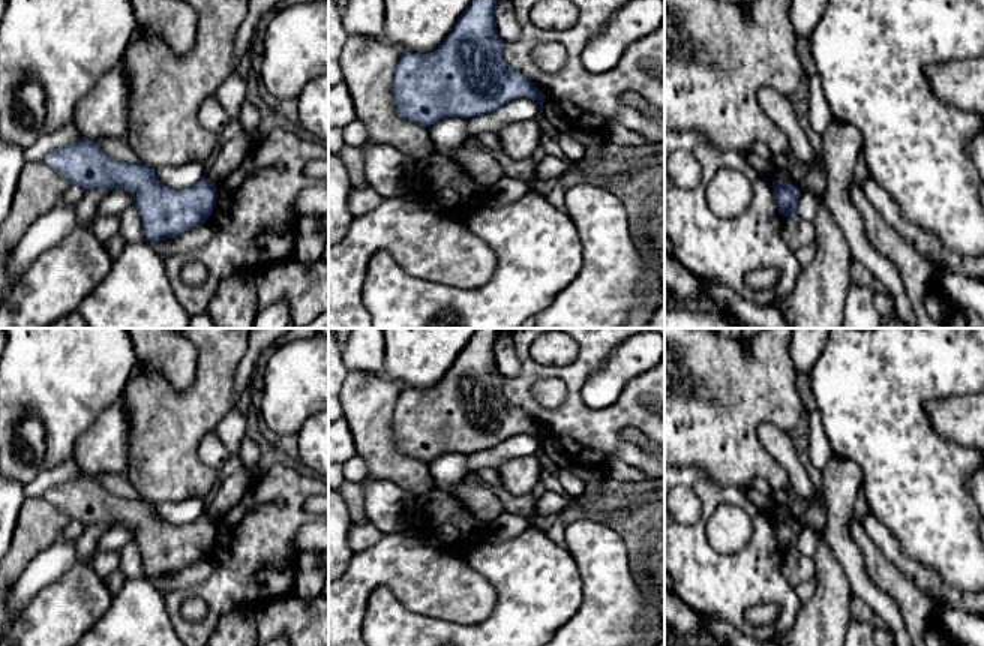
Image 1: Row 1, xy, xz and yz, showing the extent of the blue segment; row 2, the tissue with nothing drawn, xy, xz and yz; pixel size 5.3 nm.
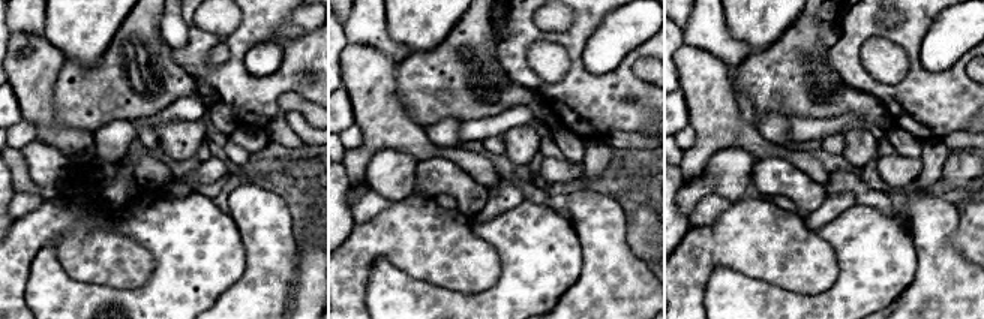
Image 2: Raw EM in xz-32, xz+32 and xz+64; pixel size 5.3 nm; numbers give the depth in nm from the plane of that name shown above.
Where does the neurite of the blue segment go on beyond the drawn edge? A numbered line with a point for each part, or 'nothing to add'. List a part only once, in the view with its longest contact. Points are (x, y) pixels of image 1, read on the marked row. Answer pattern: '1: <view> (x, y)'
nothing to add

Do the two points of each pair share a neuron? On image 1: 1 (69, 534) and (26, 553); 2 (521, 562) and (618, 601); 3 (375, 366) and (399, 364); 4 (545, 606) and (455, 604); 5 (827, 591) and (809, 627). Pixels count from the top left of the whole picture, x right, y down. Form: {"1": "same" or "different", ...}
{"1": "different", "2": "different", "3": "different", "4": "different", "5": "same"}

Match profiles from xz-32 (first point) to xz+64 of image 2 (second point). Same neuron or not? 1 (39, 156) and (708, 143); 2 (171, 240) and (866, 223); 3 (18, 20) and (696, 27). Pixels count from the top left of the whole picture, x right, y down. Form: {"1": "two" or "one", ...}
{"1": "two", "2": "one", "3": "one"}

